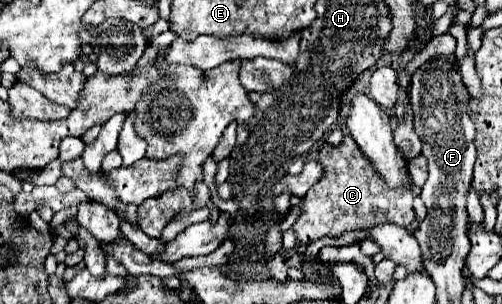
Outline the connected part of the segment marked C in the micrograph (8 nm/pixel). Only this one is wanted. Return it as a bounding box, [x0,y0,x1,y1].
[293,135,415,243]

